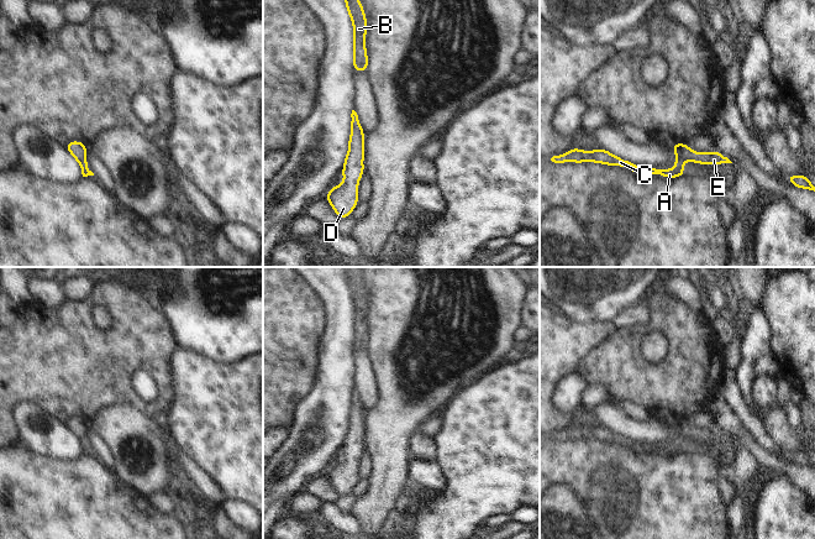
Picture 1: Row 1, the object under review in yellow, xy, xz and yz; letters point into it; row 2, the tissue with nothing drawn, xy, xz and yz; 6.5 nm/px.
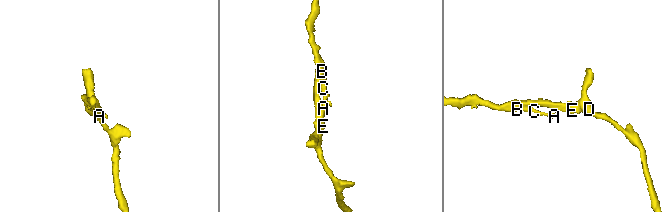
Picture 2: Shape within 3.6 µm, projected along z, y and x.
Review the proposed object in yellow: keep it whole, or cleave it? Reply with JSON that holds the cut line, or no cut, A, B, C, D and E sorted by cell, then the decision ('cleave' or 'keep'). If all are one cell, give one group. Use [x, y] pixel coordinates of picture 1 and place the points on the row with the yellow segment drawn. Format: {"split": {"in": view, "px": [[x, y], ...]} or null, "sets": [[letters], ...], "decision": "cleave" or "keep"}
{"split": null, "sets": [["A", "B", "C", "D", "E"]], "decision": "keep"}

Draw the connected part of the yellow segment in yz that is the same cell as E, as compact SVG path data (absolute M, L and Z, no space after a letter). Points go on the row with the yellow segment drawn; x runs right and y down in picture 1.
M684 142L675 143L671 146L672 151L677 153L677 157L674 159L674 169L662 168L646 168L647 174L658 174L666 178L678 178L684 176L684 162L689 161L693 163L699 164L725 164L725 163L732 163L727 157L722 156L717 148L711 152L695 152L689 146L687 146Z

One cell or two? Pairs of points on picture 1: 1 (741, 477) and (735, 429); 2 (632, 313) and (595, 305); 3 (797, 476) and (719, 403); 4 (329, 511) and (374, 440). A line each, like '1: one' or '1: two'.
1: two
2: two
3: one
4: two

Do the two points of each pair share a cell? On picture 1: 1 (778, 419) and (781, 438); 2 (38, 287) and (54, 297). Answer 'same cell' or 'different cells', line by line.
1: same cell
2: same cell

